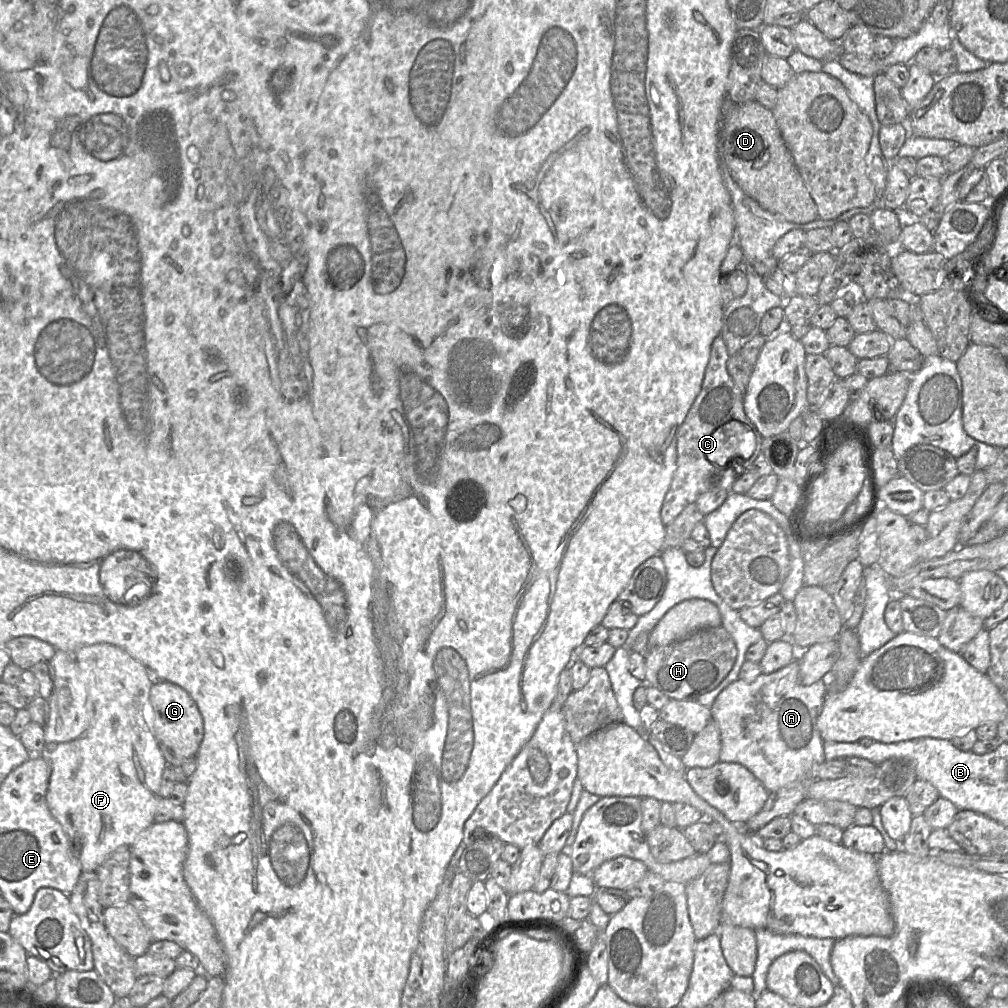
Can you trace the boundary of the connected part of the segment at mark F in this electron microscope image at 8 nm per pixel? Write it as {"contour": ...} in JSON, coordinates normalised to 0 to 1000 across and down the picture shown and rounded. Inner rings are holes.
{"contour":[[[98,638],[79,642],[71,646],[57,645],[48,656],[53,675],[53,688],[47,696],[49,697],[49,713],[44,722],[45,740],[41,751],[51,760],[46,795],[51,809],[62,819],[64,827],[71,835],[71,846],[79,852],[81,865],[95,865],[104,852],[119,839],[129,839],[135,830],[154,814],[153,810],[161,791],[158,788],[160,772],[166,755],[162,751],[152,726],[147,722],[142,703],[144,698],[149,698],[148,690],[152,680],[146,672],[145,661],[130,652],[124,645],[116,641]]]}

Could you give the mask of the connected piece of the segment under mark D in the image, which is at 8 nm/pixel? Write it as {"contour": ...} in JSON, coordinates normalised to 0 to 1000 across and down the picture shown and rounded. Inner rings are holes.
{"contour":[[[723,96],[717,99],[712,133],[712,161],[714,169],[715,166],[720,166],[739,192],[771,215],[791,222],[800,222],[812,217],[811,203],[775,135],[766,110],[751,100],[727,102]]]}

